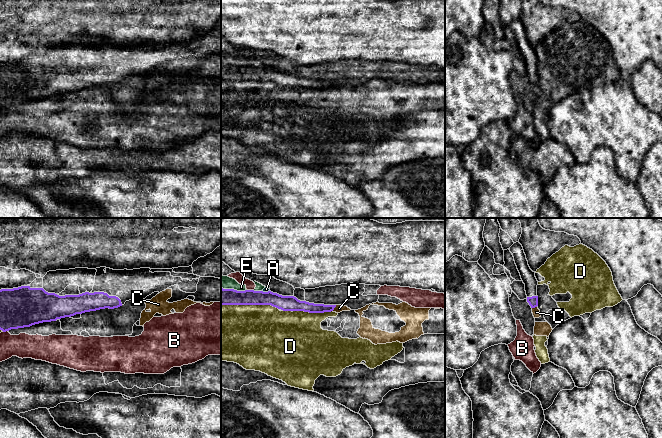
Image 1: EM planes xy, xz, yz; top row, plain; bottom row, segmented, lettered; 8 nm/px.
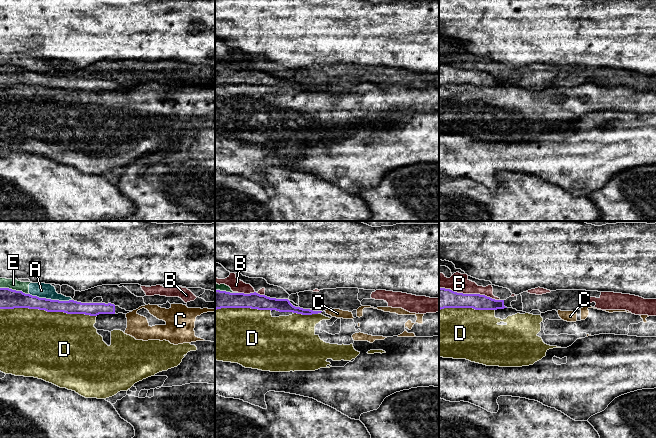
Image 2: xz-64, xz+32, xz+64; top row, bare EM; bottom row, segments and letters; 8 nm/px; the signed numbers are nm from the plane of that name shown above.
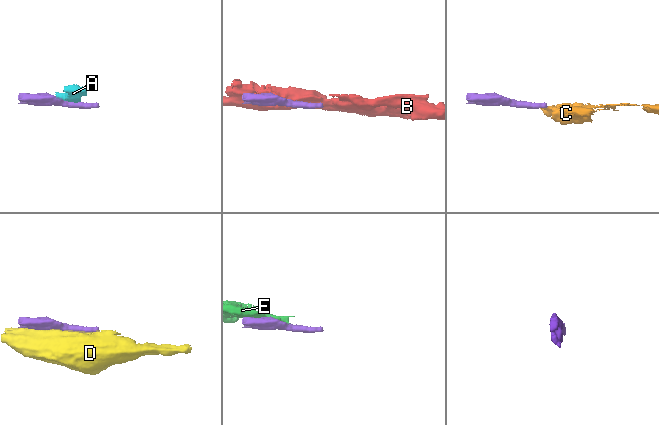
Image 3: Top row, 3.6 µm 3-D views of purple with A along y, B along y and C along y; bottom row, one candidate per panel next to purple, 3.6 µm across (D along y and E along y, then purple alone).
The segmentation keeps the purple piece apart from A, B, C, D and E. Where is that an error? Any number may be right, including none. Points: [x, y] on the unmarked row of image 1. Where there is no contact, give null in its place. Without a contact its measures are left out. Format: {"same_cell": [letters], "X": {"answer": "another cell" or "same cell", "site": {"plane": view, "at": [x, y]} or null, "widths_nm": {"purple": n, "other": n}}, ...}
{"same_cell": [], "A": {"answer": "another cell", "site": {"plane": "xz", "at": [266, 68]}, "widths_nm": {"purple": 130, "other": 50}}, "B": {"answer": "another cell", "site": {"plane": "xz", "at": [250, 66]}, "widths_nm": {"purple": 130, "other": 80}}, "C": {"answer": "another cell", "site": {"plane": "xz", "at": [334, 83]}, "widths_nm": {"purple": 80, "other": 60}}, "D": {"answer": "another cell", "site": {"plane": "xz", "at": [250, 80]}, "widths_nm": {"purple": 130, "other": 500}}, "E": {"answer": "another cell", "site": {"plane": "xz", "at": [257, 67]}, "widths_nm": {"purple": 130, "other": 60}}}

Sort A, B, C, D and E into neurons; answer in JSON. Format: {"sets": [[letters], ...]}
{"sets": [["A"], ["B", "E"], ["C", "D"]]}

